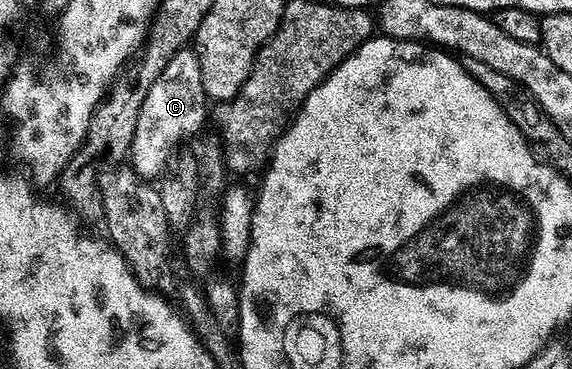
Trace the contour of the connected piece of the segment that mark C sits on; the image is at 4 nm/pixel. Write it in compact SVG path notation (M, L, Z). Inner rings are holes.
M191 47L183 48L166 62L166 70L158 74L154 86L150 86L146 94L146 102L142 102L130 153L130 166L136 175L141 178L163 177L170 161L177 155L176 147L183 140L199 134L204 124L204 115L208 112L207 106L202 70L198 66L196 53Z

